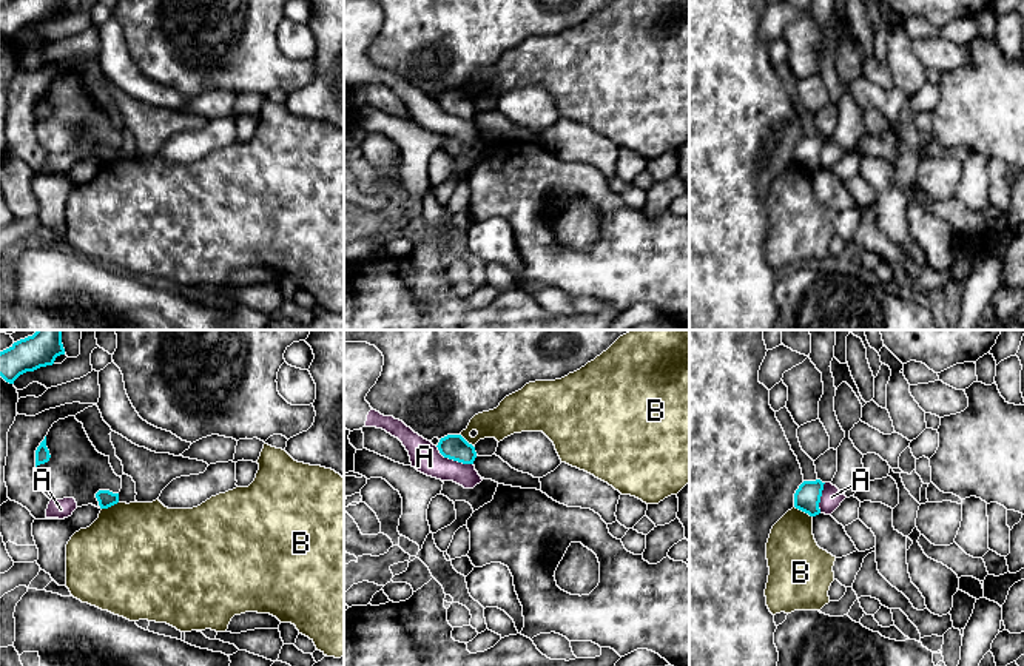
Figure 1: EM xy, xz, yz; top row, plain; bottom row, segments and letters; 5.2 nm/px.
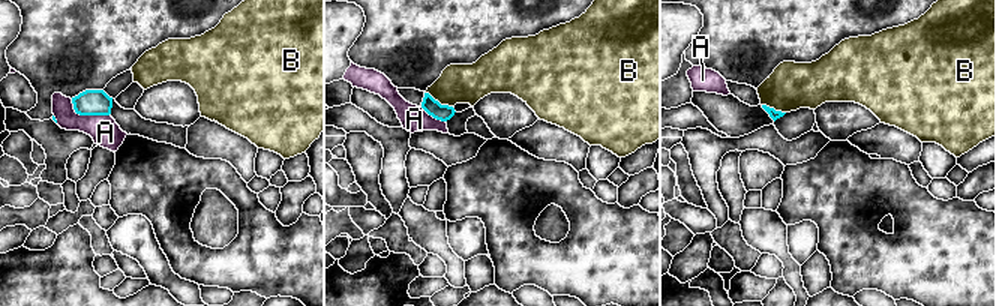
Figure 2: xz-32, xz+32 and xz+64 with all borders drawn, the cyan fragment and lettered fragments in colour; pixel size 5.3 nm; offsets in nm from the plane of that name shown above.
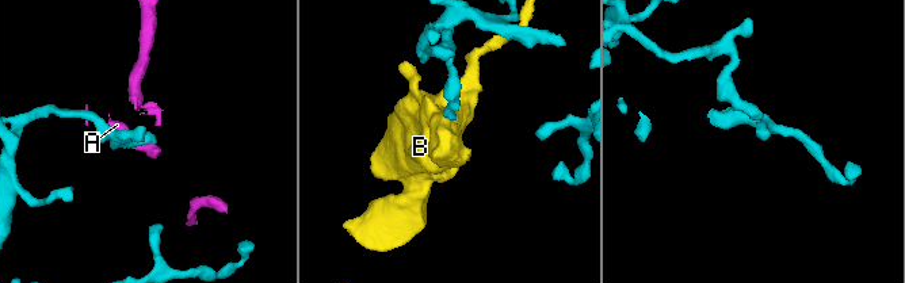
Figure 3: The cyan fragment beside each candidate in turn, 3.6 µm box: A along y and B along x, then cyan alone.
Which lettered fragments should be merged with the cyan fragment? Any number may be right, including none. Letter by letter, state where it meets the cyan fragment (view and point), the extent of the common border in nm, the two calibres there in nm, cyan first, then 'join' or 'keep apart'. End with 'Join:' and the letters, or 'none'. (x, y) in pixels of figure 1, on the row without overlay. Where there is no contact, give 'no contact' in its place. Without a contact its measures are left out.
A: meets cyan in xz at (454, 114); contact 220 nm long; 130 nm thick on the cyan side, 160 nm on the other; keep apart
B: meets cyan in yz at (804, 165); contact 110 nm long; 140 nm thick on the cyan side, 280 nm on the other; keep apart
Join: none

